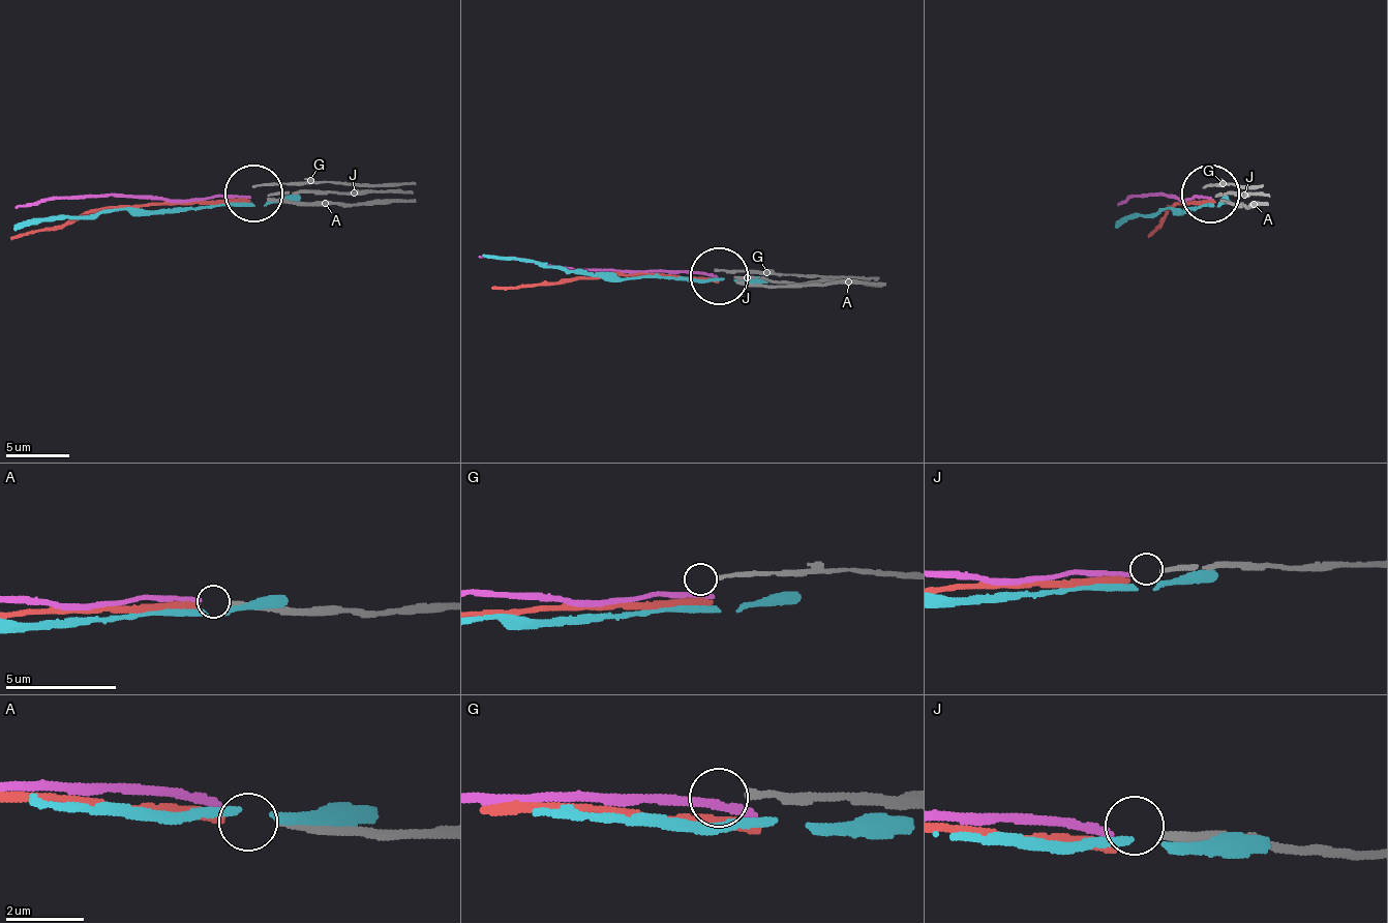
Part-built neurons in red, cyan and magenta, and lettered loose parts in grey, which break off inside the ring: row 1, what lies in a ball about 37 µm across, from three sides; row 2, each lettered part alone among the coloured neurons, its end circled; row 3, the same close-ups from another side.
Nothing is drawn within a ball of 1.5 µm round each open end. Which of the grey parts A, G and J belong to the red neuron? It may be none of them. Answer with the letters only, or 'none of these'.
A

